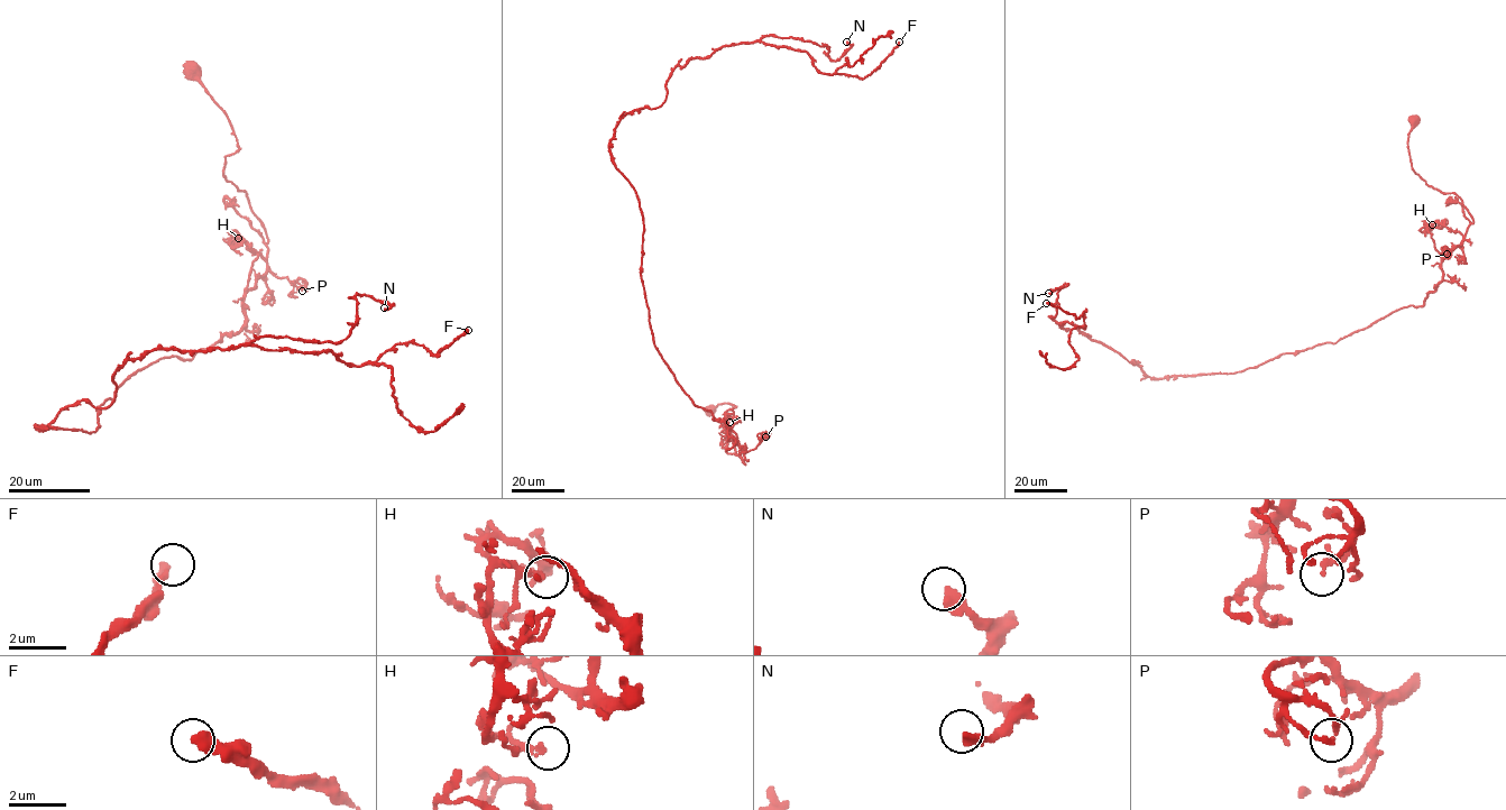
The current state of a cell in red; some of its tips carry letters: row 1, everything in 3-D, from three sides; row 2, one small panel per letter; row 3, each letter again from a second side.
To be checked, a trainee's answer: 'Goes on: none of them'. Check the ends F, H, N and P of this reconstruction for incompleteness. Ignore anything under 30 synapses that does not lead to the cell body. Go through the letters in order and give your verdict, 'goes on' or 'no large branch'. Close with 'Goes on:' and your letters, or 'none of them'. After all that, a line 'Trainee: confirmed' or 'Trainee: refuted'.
F: no large branch
H: no large branch
N: no large branch
P: no large branch
Goes on: none of them
Trainee: confirmed

